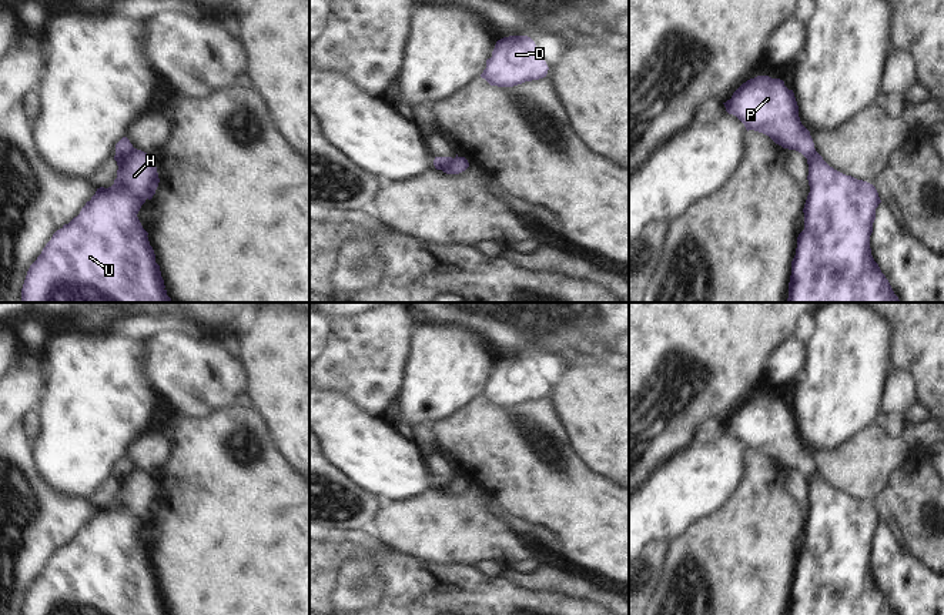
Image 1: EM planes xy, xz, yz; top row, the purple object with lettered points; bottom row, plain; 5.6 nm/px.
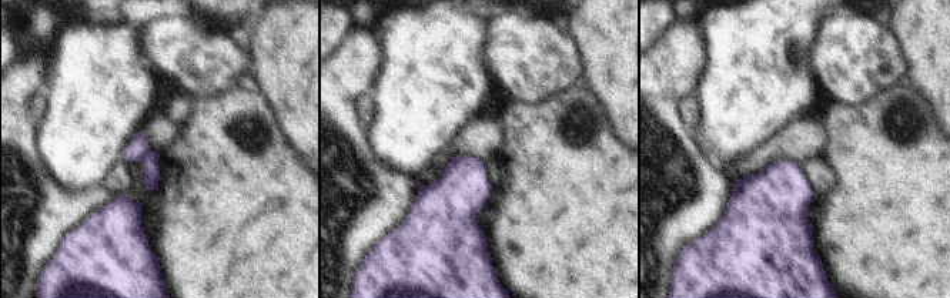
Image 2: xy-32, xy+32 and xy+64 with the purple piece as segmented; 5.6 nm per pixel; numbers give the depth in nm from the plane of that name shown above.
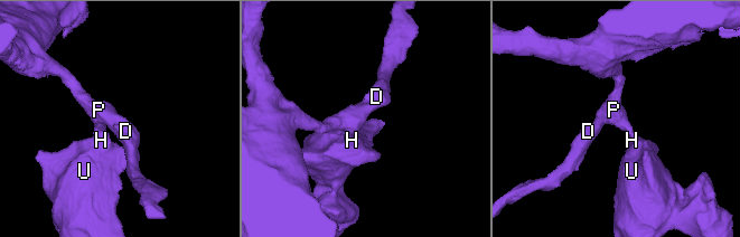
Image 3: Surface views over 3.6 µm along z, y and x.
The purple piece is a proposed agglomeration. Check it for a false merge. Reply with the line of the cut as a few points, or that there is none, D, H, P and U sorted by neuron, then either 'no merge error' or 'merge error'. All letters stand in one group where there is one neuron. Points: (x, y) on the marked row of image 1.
xy (134, 149), (117, 161) | D P / H U | merge error

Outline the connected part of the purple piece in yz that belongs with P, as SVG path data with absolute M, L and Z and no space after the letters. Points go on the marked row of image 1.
M769 76L750 78L723 104L747 131L763 133L776 144L796 150L806 158L816 151L810 131L800 121L794 93L783 80Z

